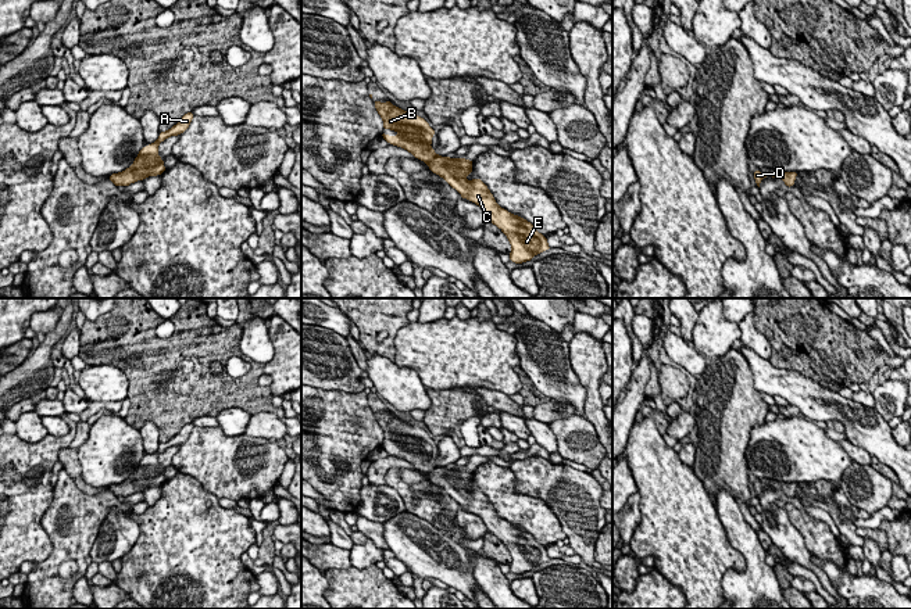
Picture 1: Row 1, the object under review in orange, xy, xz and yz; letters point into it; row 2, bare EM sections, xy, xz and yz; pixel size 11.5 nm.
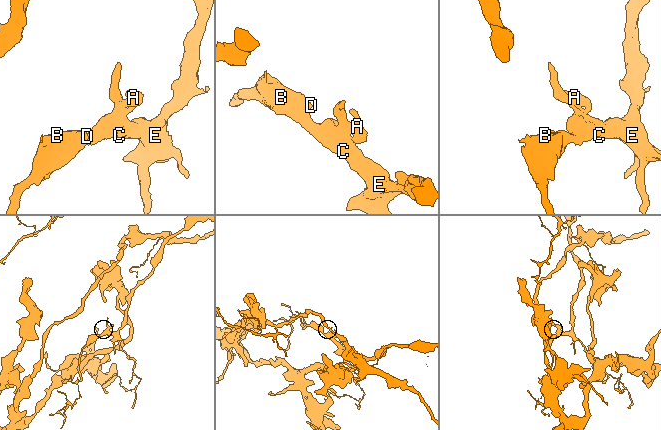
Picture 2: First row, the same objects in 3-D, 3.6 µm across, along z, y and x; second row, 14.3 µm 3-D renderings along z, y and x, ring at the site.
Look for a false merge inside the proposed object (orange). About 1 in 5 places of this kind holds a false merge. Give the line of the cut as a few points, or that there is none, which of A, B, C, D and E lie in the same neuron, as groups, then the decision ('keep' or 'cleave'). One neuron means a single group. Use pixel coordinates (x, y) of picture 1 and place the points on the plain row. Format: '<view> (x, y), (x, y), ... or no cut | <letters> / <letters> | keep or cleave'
no cut | A B C D E | keep

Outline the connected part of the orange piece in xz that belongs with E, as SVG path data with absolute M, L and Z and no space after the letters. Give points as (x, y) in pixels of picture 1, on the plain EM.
M386 411L385 415L374 412L378 424L383 430L383 440L399 443L399 447L381 447L389 454L411 463L415 469L424 472L429 480L442 487L462 509L478 515L489 533L503 541L511 554L510 570L515 574L532 572L532 569L551 558L546 547L539 544L526 530L508 523L497 516L487 497L478 488L467 491L471 486L474 472L465 469L440 468L431 458L435 441L429 434L418 427L411 426Z

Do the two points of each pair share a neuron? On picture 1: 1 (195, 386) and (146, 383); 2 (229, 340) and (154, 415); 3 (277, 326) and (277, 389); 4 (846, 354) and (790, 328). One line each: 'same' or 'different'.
1: same
2: same
3: same
4: same

